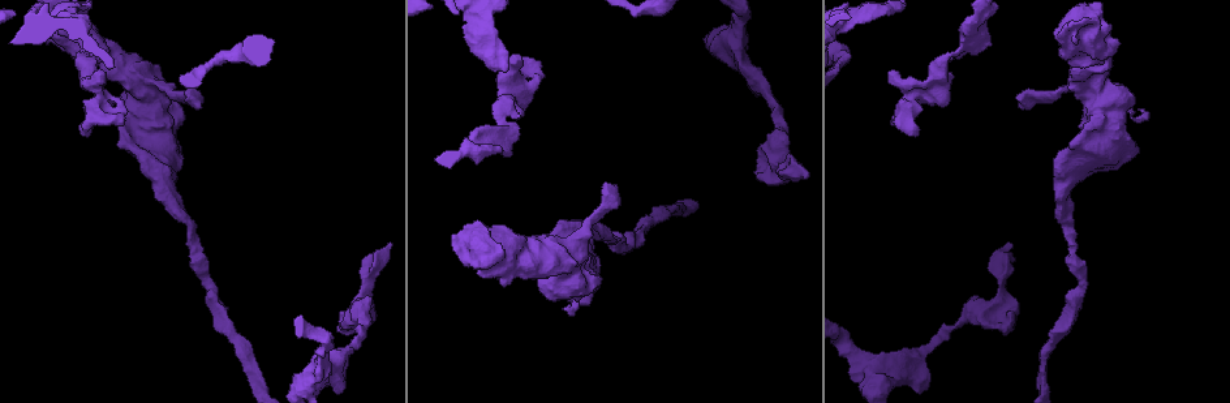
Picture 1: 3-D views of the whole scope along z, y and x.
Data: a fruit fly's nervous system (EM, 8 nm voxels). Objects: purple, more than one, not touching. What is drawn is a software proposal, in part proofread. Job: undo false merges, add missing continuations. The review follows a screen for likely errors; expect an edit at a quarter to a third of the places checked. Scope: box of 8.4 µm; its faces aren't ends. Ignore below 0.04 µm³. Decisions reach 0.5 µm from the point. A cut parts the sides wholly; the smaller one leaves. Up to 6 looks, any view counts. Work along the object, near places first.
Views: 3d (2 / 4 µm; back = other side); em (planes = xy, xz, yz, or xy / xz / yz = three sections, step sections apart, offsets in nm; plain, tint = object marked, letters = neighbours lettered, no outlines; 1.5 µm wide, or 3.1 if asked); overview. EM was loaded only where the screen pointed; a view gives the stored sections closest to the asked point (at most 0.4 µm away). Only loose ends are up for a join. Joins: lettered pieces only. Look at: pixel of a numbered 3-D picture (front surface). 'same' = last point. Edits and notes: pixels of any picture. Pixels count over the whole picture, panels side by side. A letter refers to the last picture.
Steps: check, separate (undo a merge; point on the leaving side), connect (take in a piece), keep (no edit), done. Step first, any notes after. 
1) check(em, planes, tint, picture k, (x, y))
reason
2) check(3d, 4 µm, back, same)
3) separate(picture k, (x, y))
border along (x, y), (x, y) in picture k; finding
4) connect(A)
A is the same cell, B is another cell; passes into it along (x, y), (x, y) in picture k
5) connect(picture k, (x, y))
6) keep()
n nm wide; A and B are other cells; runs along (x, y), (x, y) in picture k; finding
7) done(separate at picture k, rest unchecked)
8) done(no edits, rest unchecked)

check(3d, 2 µm, picture 1, (779, 125))
thick turns thin

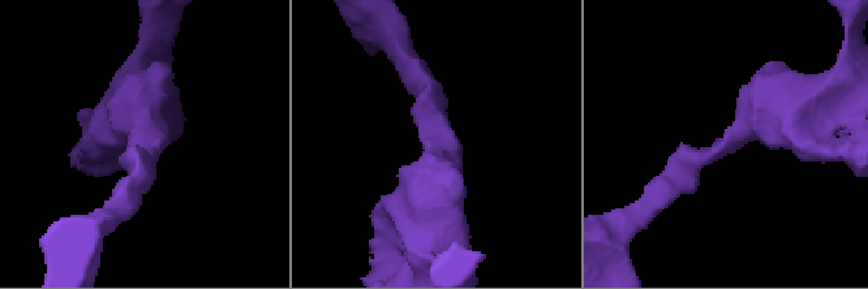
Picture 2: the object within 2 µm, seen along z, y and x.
check(em, xz, step 8, tint, picture 2, (144, 139))
need the tissue

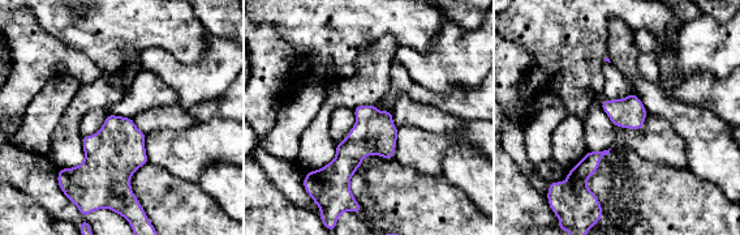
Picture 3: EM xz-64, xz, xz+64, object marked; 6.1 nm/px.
check(em, planes, letters, same)
cut it another way

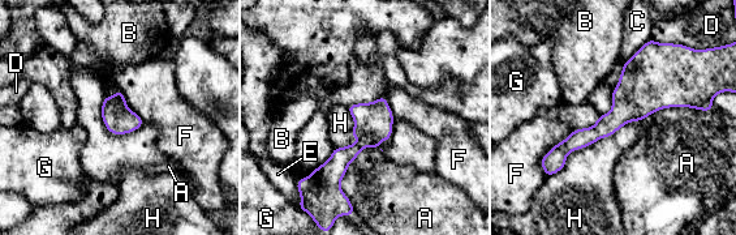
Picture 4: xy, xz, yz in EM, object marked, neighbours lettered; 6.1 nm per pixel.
keep()
A, B, C, D, E, F, G and H are other cells; border along (638, 120), (573, 149), (547, 178) in picture 4; continuous, no second cell

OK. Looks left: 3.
check(3d, 2 µm, picture 1, (1140, 109))
thick end

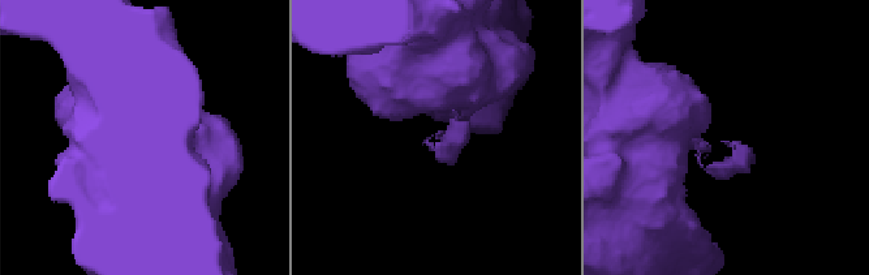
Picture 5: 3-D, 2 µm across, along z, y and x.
check(em, planes, tint, picture 5, (425, 141))

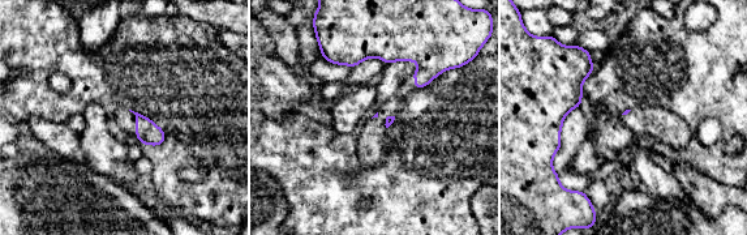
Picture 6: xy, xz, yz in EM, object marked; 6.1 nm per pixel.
check(em, planes, letters, same)

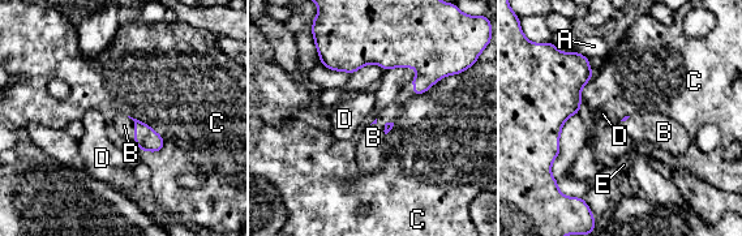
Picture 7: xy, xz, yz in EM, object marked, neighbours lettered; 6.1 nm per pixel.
connect(B)
B is the same cell, A, C, D and E are other cells; passes into it along (146, 138), (134, 128), (124, 125) in picture 7; it goes on there

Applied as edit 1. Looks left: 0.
done(connect at picture 7, rest unchecked)

